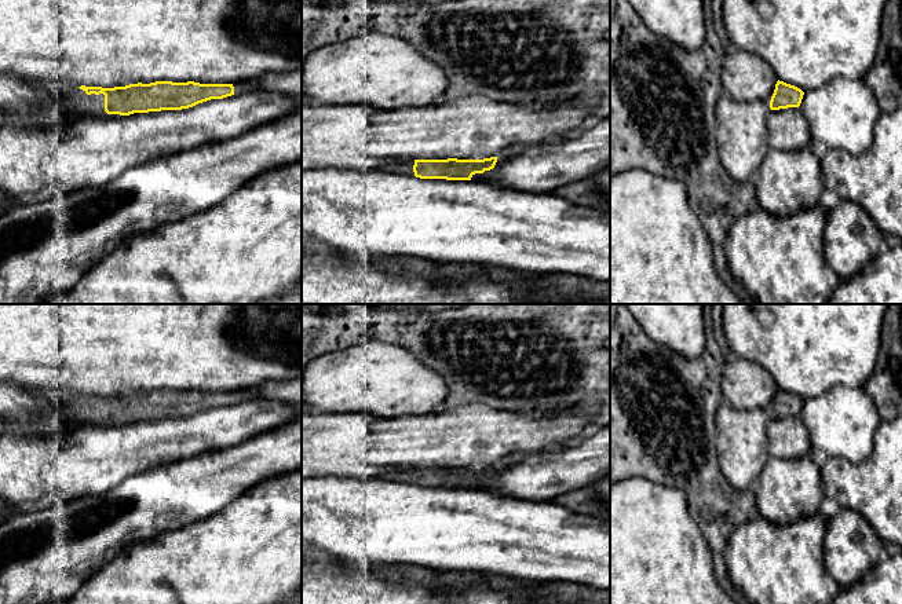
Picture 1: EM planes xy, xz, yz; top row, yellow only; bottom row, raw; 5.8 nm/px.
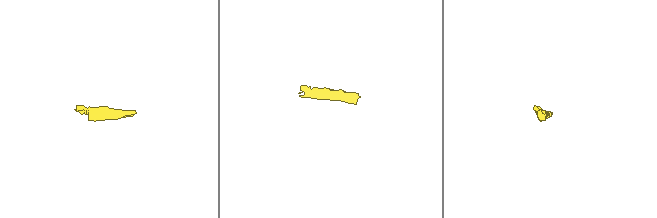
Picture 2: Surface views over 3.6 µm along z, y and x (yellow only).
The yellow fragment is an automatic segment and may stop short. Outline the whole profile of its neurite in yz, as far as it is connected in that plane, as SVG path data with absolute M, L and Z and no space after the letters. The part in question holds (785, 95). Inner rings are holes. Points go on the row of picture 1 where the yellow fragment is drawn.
M778 80L770 100L770 109L779 110L788 107L799 107L803 95L804 92L800 88Z

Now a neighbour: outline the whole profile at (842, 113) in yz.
M835 77L804 92L800 110L812 143L859 155L873 143L873 129L883 113L863 80Z

